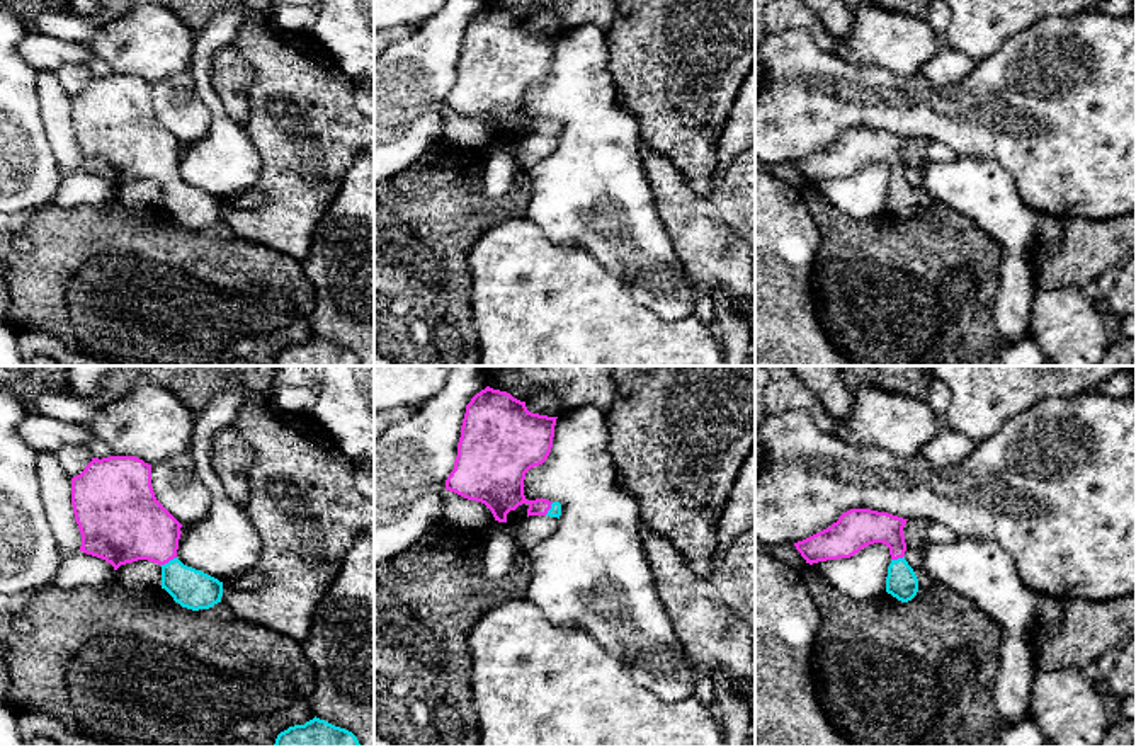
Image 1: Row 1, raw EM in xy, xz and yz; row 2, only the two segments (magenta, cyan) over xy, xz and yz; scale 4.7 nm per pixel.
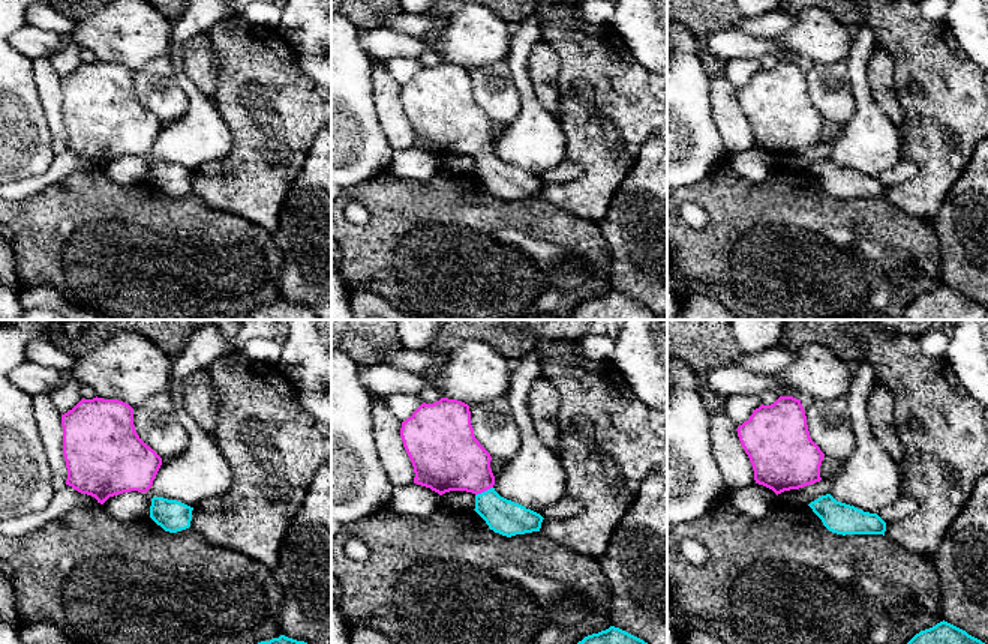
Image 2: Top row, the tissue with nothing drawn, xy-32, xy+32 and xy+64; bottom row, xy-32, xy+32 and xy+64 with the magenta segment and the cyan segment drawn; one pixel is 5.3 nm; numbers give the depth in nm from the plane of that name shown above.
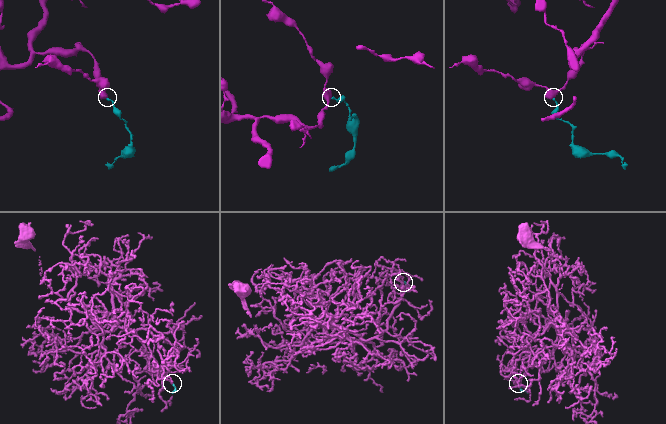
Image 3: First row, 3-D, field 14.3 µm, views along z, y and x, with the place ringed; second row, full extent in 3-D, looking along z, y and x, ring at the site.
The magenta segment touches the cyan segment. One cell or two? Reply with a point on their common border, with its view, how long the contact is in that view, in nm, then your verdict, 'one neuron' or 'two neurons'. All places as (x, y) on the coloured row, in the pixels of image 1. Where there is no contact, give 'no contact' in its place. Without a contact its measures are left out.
contact xy (169, 560); length 80 nm; one neuron

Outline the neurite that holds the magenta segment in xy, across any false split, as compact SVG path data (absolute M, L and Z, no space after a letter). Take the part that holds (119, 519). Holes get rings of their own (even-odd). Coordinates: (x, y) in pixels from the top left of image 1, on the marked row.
M136 456L92 458L85 470L71 478L71 505L82 534L80 551L105 560L114 570L138 560L158 563L162 589L182 607L199 611L221 602L223 582L177 558L182 524L156 500L151 465Z

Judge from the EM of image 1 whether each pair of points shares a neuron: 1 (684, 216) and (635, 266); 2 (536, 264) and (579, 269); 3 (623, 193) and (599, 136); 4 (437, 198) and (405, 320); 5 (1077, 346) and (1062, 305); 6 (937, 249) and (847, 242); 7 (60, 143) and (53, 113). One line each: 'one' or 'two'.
1: two
2: one
3: one
4: one
5: one
6: one
7: one

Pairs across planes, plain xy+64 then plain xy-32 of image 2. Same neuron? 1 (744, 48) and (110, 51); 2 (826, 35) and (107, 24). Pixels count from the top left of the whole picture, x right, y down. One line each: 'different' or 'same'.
1: different
2: same

